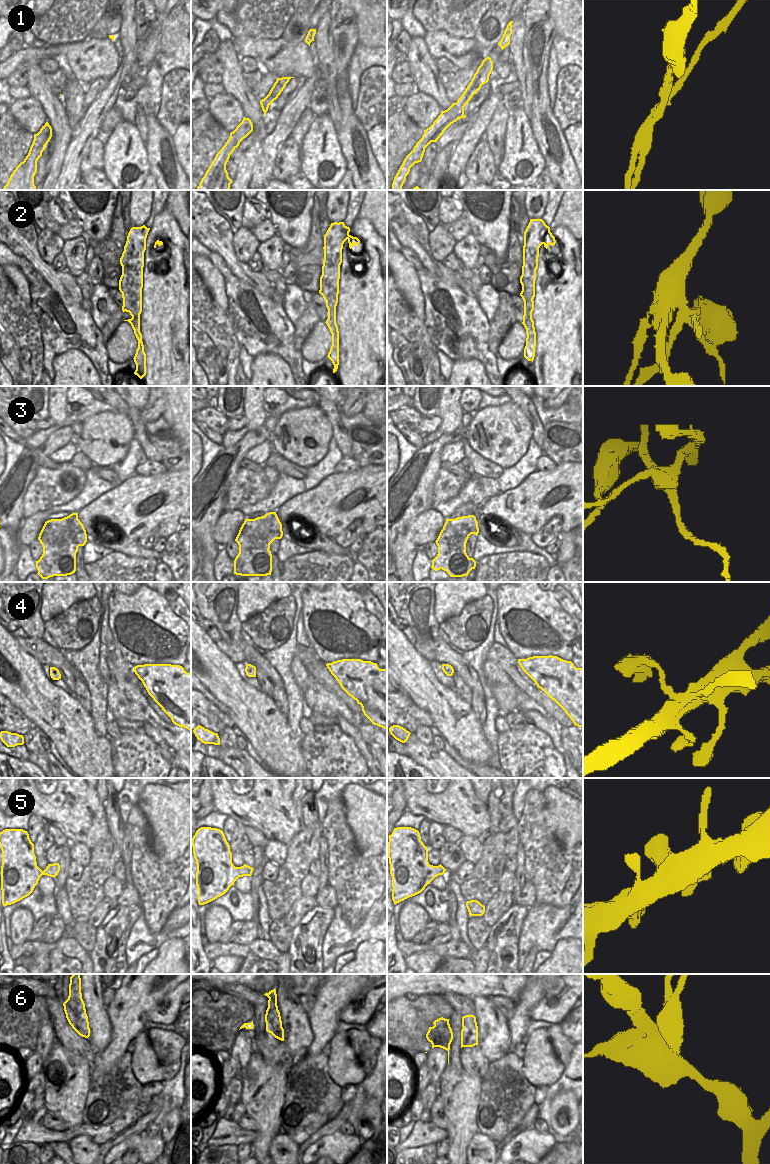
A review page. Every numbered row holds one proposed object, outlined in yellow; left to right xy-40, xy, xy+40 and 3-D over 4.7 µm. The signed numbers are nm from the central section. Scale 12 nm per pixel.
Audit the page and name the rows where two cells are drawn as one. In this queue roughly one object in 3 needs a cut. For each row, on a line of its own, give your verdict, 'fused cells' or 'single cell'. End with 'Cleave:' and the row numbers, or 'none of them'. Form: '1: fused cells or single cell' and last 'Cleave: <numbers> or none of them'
1: fused cells
2: fused cells
3: fused cells
4: single cell
5: single cell
6: fused cells
Cleave: 1, 2, 3, 6

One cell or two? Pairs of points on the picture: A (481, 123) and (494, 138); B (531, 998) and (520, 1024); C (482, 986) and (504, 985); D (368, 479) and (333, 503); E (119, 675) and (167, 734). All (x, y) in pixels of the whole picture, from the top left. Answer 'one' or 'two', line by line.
A: two
B: one
C: one
D: one
E: one

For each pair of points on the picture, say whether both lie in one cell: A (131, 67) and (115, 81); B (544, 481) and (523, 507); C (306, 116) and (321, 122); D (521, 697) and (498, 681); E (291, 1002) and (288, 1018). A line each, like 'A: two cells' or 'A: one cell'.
A: one cell
B: one cell
C: two cells
D: two cells
E: one cell

